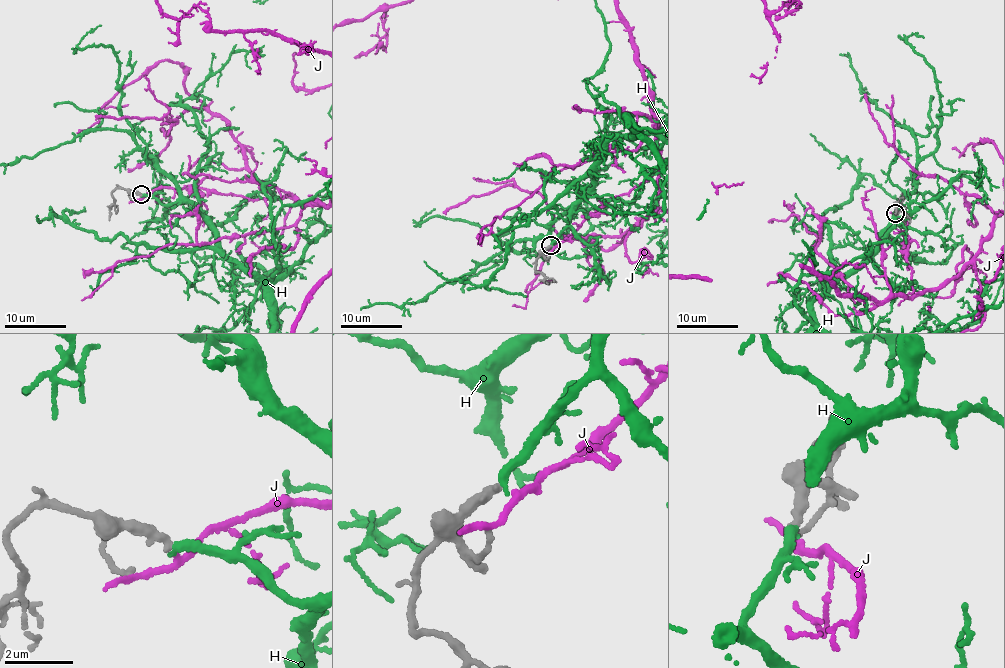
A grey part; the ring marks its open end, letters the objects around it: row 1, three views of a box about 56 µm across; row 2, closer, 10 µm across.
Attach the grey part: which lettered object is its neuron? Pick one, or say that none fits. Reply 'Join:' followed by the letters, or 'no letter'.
Join: H

